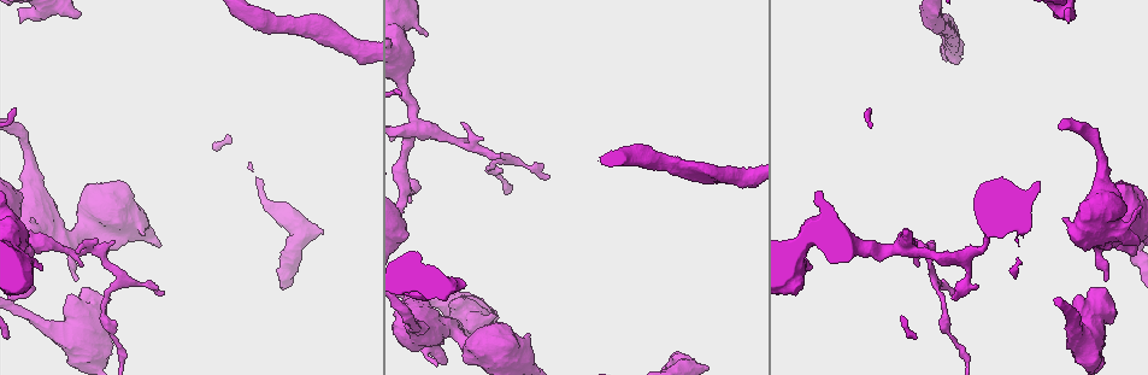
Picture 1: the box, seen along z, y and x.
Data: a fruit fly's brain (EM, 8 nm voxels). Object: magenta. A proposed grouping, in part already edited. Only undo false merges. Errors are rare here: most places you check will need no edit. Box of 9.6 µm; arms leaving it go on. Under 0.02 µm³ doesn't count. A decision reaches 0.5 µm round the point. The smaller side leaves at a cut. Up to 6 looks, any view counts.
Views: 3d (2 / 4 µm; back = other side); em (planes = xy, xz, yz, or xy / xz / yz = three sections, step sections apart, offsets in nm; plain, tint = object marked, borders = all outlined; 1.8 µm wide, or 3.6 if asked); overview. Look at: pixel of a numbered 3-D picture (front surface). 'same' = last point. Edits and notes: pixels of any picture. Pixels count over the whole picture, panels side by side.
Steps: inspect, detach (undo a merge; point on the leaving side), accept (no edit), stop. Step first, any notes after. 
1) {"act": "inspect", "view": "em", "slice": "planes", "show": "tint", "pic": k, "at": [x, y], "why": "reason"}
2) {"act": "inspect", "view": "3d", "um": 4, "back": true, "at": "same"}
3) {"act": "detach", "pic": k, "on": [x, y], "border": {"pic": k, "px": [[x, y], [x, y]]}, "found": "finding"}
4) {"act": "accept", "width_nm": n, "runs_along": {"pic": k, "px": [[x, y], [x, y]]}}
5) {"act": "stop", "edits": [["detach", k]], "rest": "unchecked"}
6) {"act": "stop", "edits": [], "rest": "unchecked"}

{"act": "inspect", "view": "em", "slice": "planes", "show": "tint", "pic": 1, "at": [931, 275], "why": "arms part here"}

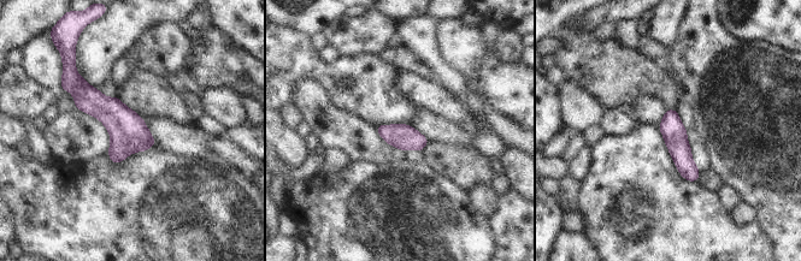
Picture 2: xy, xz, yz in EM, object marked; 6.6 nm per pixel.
{"act": "accept", "found": "all the same cell"}

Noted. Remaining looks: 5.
{"act": "inspect", "view": "3d", "um": 4, "pic": 1, "at": [418, 125], "why": "four-way junction"}

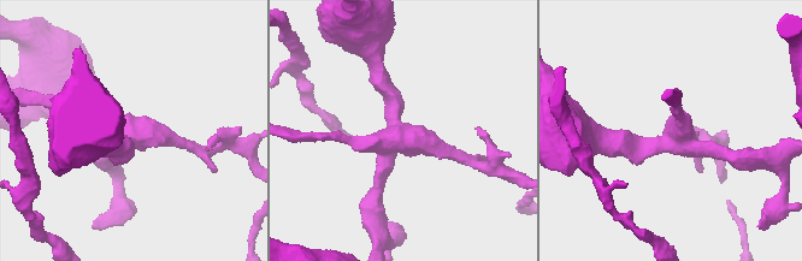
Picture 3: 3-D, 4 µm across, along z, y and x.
{"act": "inspect", "view": "em", "slice": "xz", "step": 4, "show": "borders", "pic": 3, "at": [396, 136], "arms": 4}

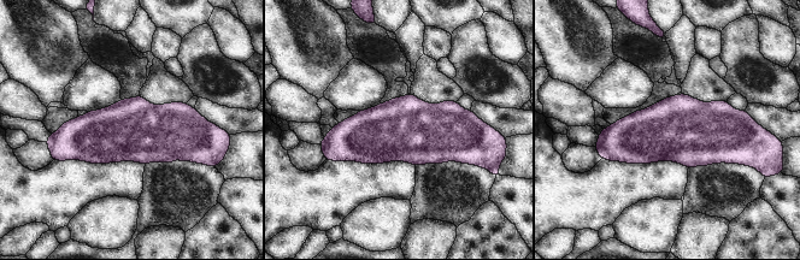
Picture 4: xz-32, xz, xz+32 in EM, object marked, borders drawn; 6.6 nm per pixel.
{"act": "accept", "width_nm": 420, "found": "one cell here"}

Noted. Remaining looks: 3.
{"act": "inspect", "view": "em", "um": 3.6, "slice": "planes", "show": "tint", "pic": 1, "at": [445, 326], "why": "sharp bend"}

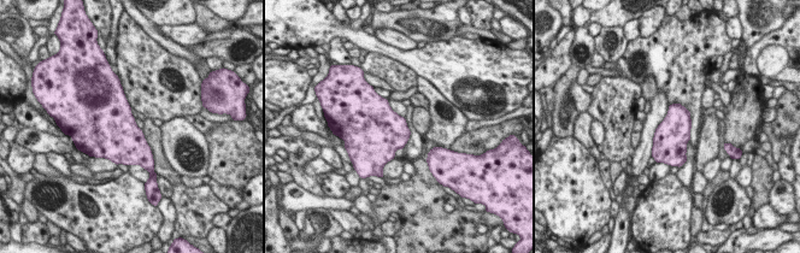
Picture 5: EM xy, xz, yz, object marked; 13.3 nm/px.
{"act": "accept", "width_nm": 440, "found": "continuous, no second cell"}

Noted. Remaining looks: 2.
{"act": "stop", "edits": [], "rest": "unchecked"}

